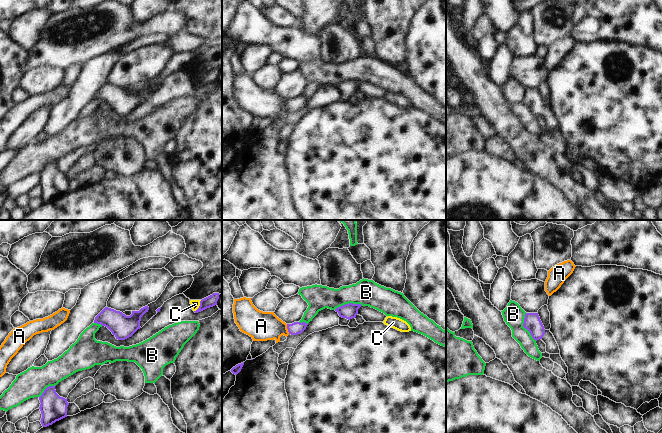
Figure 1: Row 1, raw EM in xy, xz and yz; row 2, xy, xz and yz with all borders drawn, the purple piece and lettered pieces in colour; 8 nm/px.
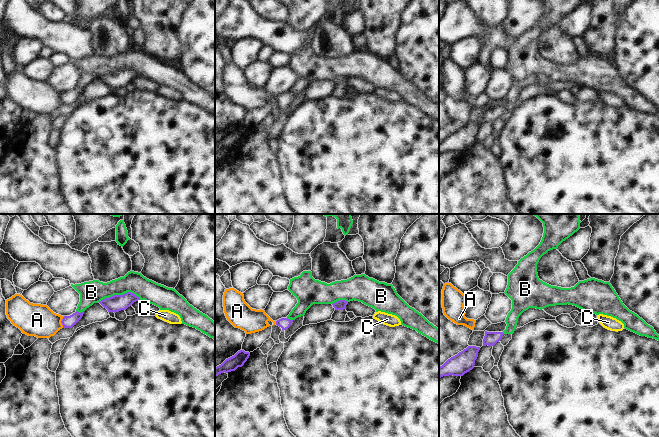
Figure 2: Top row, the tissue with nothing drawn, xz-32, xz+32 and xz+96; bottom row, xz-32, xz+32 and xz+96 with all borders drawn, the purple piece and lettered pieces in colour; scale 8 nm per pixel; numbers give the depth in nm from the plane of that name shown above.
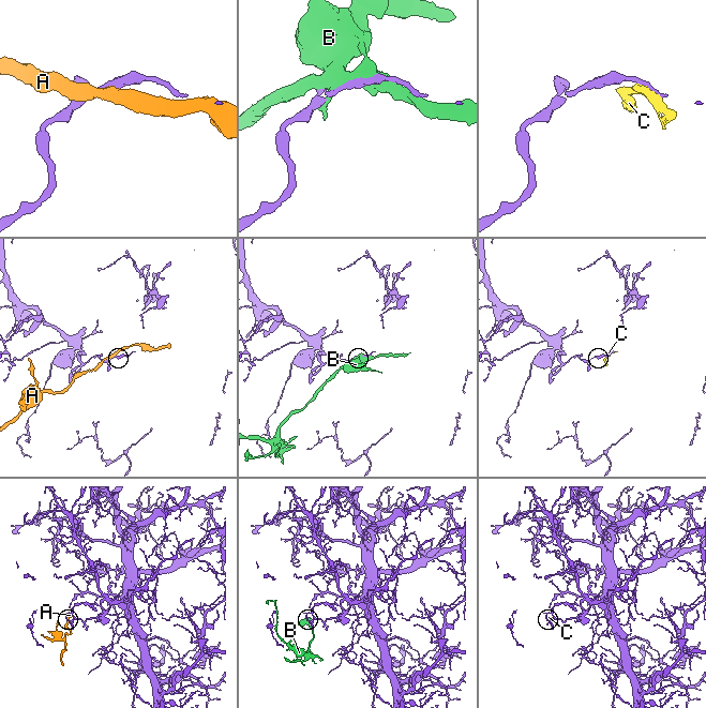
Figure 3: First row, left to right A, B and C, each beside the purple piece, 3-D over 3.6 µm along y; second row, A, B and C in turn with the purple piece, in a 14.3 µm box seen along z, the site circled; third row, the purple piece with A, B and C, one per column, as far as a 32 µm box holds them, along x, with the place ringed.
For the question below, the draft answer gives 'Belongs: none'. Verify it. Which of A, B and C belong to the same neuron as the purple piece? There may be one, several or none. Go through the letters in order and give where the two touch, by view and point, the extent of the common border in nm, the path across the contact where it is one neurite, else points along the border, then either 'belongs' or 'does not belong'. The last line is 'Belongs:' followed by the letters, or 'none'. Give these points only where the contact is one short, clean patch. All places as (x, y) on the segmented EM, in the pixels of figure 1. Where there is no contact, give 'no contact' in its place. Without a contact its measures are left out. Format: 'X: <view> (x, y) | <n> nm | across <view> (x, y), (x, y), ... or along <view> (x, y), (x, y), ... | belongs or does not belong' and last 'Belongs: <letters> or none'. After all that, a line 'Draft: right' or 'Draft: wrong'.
A: xz (287, 328) | 80 nm | along xz (286, 324), (289, 333) | does not belong
B: yz (524, 327) | 240 nm | does not belong
C: xy (199, 306) | 110 nm | along xy (201, 300), (194, 311) | does not belong
Belongs: none
Draft: right

